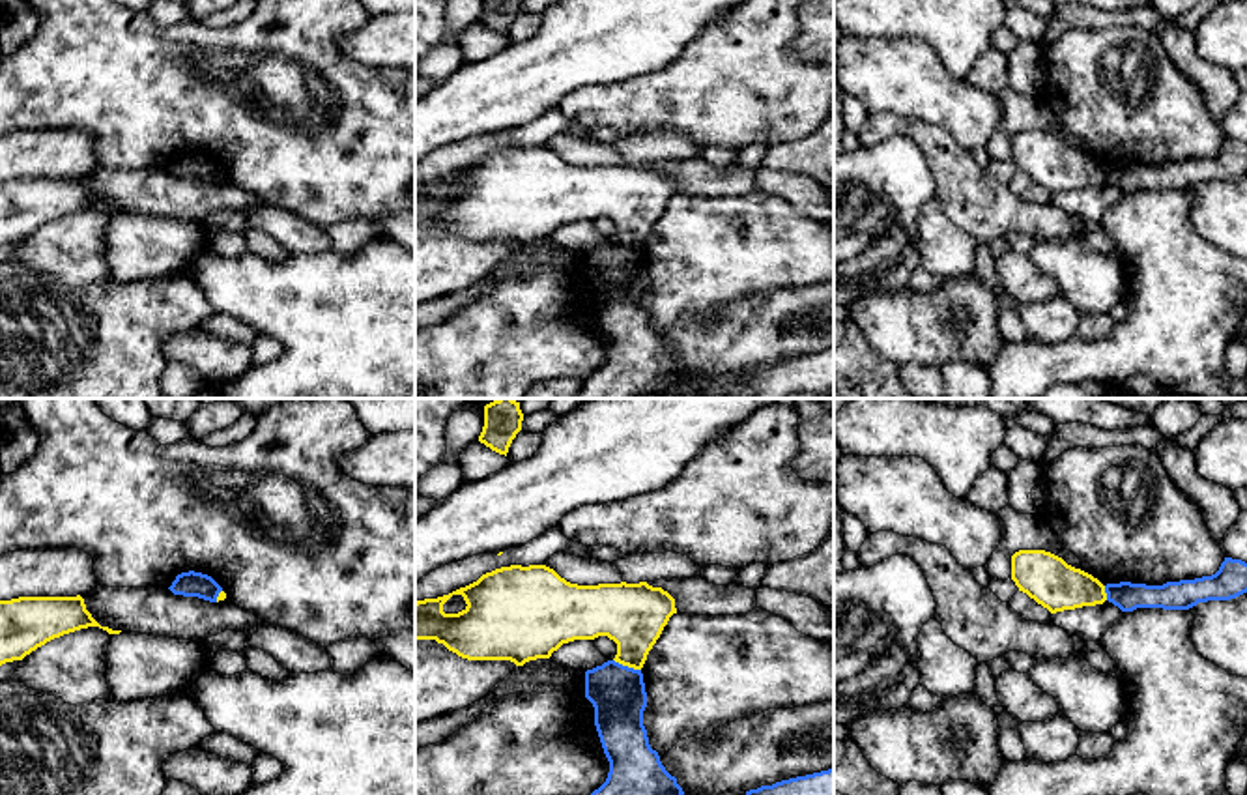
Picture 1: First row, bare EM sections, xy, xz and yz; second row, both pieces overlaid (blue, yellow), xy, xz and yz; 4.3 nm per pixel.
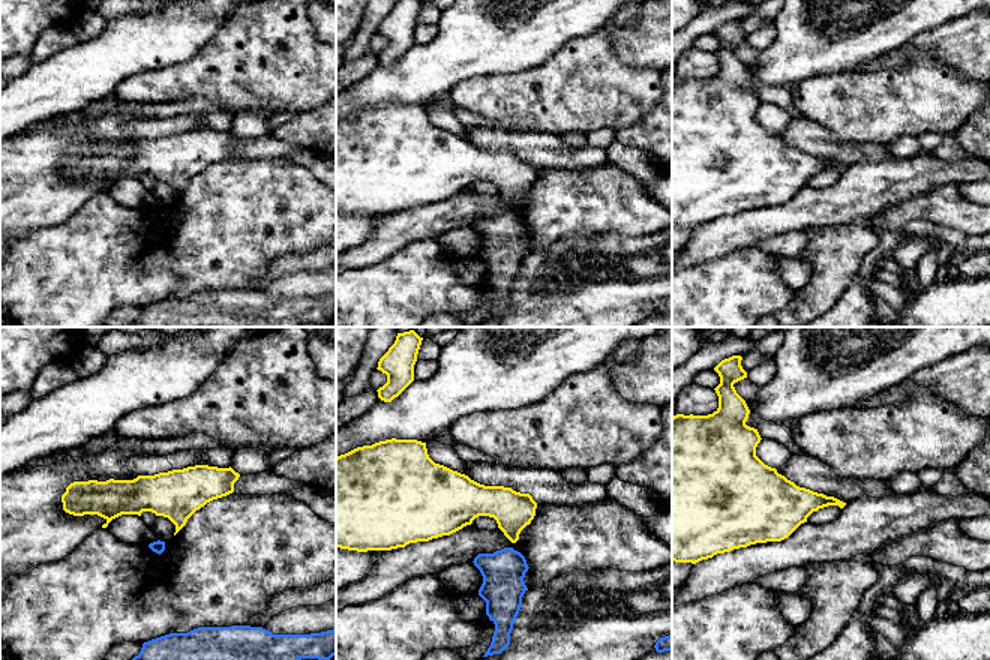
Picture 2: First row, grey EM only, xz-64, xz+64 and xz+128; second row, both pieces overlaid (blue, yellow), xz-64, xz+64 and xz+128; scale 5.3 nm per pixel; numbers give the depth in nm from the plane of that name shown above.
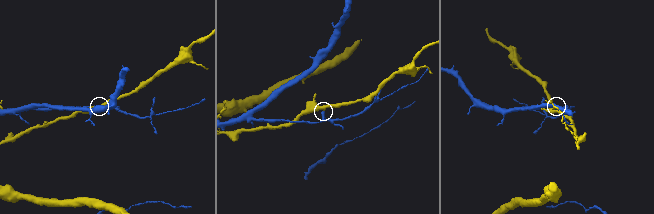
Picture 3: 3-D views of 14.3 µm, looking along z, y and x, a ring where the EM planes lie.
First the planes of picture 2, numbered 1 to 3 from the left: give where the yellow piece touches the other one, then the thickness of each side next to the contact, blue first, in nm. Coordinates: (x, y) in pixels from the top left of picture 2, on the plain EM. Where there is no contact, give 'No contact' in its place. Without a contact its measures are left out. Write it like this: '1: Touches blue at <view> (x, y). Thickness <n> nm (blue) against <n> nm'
1: No contact
2: No contact
3: No contact

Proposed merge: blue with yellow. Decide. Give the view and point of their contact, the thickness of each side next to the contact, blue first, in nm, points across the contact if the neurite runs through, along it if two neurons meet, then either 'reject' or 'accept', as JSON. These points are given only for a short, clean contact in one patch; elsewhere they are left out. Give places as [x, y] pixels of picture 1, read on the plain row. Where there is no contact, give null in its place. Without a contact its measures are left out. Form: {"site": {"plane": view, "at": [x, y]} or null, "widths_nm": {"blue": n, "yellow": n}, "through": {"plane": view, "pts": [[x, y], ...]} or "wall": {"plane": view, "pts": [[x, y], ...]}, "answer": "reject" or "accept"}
{"site": {"plane": "xz", "at": [627, 247]}, "widths_nm": {"blue": 240, "yellow": 280}, "wall": {"plane": "xz", "pts": [[614, 240], [640, 251]]}, "answer": "reject"}

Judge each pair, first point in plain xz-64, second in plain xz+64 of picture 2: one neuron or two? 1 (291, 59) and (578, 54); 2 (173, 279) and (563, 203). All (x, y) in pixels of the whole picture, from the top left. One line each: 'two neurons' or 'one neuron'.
1: one neuron
2: one neuron

